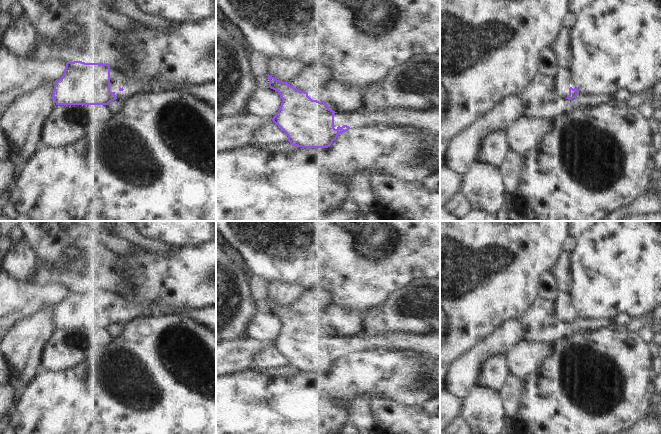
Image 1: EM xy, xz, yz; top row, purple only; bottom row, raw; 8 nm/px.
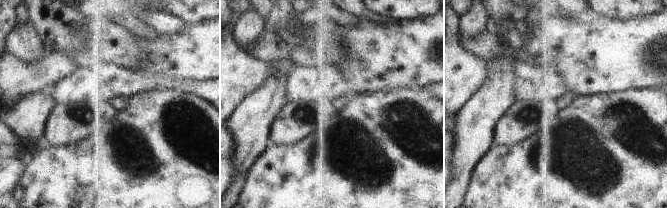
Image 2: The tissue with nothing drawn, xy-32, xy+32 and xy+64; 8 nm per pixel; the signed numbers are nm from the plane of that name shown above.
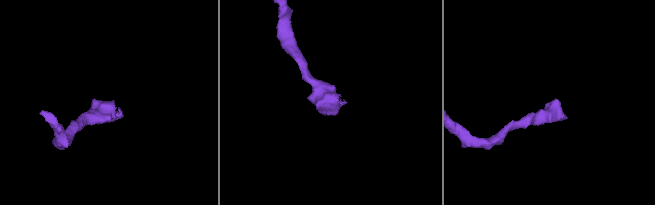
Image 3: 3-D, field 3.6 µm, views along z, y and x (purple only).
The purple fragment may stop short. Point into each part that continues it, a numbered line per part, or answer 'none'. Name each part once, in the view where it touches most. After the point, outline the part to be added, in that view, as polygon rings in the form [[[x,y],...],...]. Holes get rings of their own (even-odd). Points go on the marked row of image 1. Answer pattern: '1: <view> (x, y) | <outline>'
1: xy (118, 80) | [[[110,65],[110,91],[115,93],[117,99],[145,92],[150,88],[148,81],[136,80],[134,77],[125,75],[115,65]]]

